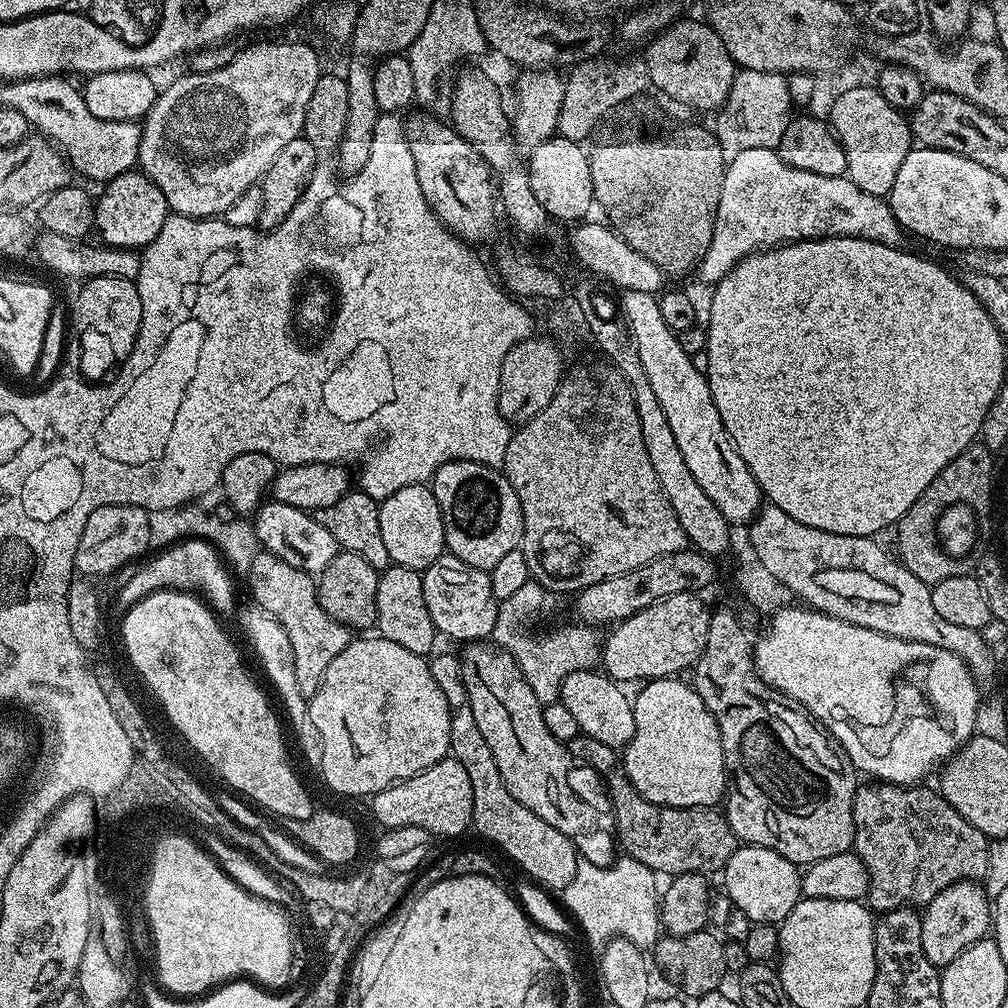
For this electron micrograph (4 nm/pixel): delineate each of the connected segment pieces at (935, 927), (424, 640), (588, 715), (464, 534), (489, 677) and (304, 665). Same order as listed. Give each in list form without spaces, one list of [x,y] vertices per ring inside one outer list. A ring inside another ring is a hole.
[[[959,880],[942,894],[938,894],[923,909],[920,917],[922,922],[922,950],[926,950],[926,958],[931,964],[943,966],[948,964],[962,950],[966,950],[974,942],[985,939],[994,924],[994,908],[989,896],[984,891],[983,883],[974,880]]]
[[[392,564],[383,569],[379,577],[375,623],[379,635],[390,642],[398,642],[398,646],[410,650],[410,654],[427,657],[438,641],[438,633],[430,618],[430,610],[426,610],[426,598],[422,594],[423,575],[413,568]]]
[[[578,670],[574,674],[566,674],[560,687],[559,703],[570,710],[583,735],[602,742],[610,749],[623,750],[630,738],[634,738],[634,710],[630,696],[620,688],[623,687],[603,671]]]
[[[448,460],[433,474],[430,487],[442,510],[444,547],[451,555],[462,558],[466,566],[474,566],[489,573],[505,554],[521,547],[524,539],[522,506],[518,494],[514,494],[514,486],[510,486],[507,476],[500,468],[491,468],[473,460]]]
[[[468,642],[463,648],[464,652],[459,653],[461,681],[468,695],[470,710],[474,710],[474,722],[478,722],[478,731],[482,738],[486,738],[486,746],[490,746],[494,754],[498,774],[502,774],[506,790],[510,790],[512,797],[526,806],[526,810],[534,810],[542,822],[550,822],[554,830],[562,830],[583,859],[602,868],[611,865],[618,856],[616,814],[612,811],[612,797],[601,773],[591,763],[578,762],[562,741],[546,730],[546,722],[542,718],[544,705],[534,698],[534,690],[530,690],[524,681],[522,670],[510,653],[492,642]]]
[[[263,550],[252,556],[253,566],[246,573],[248,588],[252,591],[251,599],[262,610],[274,614],[290,637],[290,644],[294,646],[294,671],[298,690],[302,690],[305,698],[310,698],[318,690],[322,678],[326,674],[326,666],[346,650],[350,639],[350,629],[346,624],[339,624],[328,615],[327,608],[320,602],[317,581],[313,573],[303,572],[290,562],[282,562],[274,554]]]

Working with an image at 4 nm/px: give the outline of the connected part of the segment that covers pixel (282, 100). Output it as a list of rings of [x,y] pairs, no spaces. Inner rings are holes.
[[[252,44],[249,48],[237,51],[229,64],[213,72],[189,71],[188,76],[180,76],[168,89],[161,91],[156,97],[154,106],[142,121],[142,142],[140,143],[139,171],[143,172],[162,190],[169,209],[177,216],[193,218],[216,218],[227,208],[232,208],[248,191],[255,189],[264,175],[274,166],[278,154],[290,146],[290,142],[301,139],[306,118],[306,102],[310,102],[310,94],[314,94],[314,82],[322,75],[320,60],[316,52],[308,44]]]

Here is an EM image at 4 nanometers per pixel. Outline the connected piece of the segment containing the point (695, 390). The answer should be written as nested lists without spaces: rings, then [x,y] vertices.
[[[642,290],[624,292],[618,305],[623,318],[628,319],[626,331],[630,343],[638,350],[638,358],[642,358],[642,370],[646,370],[646,378],[650,378],[658,406],[666,410],[670,430],[674,430],[678,450],[682,450],[690,474],[694,474],[710,502],[722,510],[729,525],[747,525],[756,519],[762,507],[762,493],[754,474],[750,474],[746,462],[742,462],[742,454],[738,454],[730,434],[726,434],[722,418],[718,418],[718,406],[714,406],[714,394],[710,394],[707,375],[697,368],[695,359],[682,350],[679,335],[666,326],[660,301],[653,293]]]

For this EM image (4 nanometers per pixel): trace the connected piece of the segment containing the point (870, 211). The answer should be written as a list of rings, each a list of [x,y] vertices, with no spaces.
[[[774,148],[742,150],[742,154],[727,161],[724,170],[722,198],[718,198],[718,214],[714,222],[714,238],[710,238],[710,250],[706,250],[698,265],[700,280],[707,286],[715,286],[719,280],[726,278],[726,274],[730,274],[730,270],[734,270],[738,262],[753,252],[779,248],[782,244],[796,244],[800,240],[821,240],[827,236],[877,240],[879,244],[896,246],[901,243],[902,229],[885,197],[858,190],[858,186],[854,186],[847,175],[823,176],[810,174],[810,170],[798,170],[782,162],[779,151]]]

